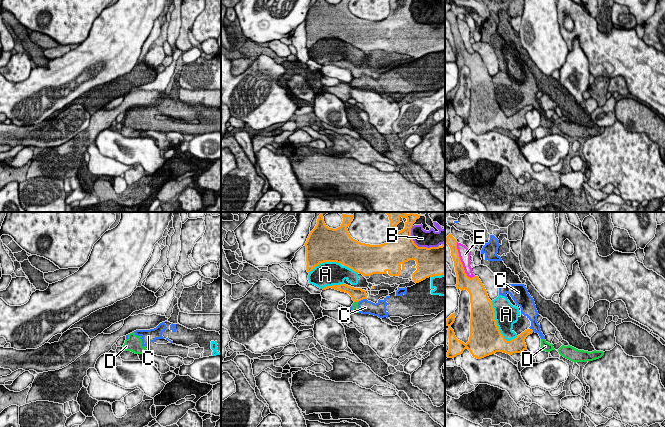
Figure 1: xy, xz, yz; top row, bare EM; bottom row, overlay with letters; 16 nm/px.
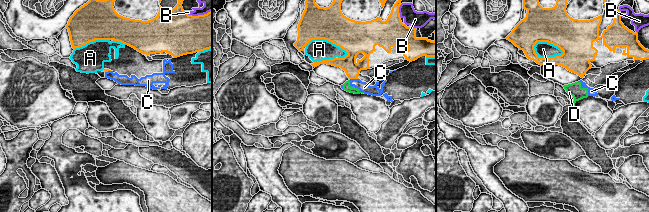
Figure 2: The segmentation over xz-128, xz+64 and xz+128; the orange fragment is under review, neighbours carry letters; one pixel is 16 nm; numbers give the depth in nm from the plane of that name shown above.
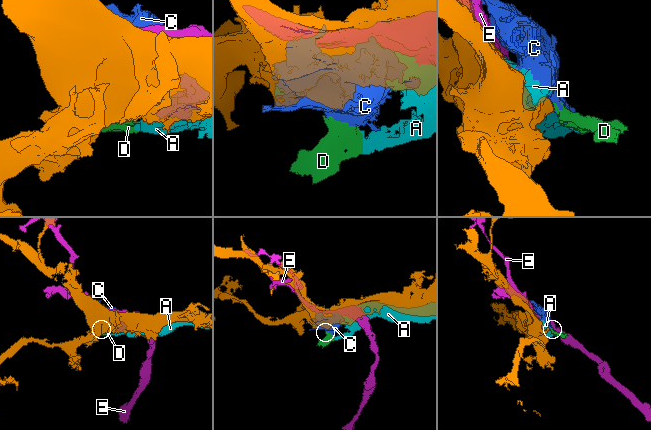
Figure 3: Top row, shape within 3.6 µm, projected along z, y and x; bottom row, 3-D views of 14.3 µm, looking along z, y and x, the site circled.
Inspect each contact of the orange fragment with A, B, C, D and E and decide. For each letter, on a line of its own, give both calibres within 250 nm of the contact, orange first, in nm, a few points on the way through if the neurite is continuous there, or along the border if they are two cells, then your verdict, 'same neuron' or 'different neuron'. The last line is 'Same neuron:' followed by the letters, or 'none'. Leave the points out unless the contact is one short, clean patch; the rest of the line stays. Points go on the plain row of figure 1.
A: 500 nm thick on the orange side, 360 nm on the other; different neuron
B: 420 nm thick on the orange side, 280 nm on the other; different neuron
C: 220 nm thick on the orange side, 220 nm on the other; border along xz (366, 74), (358, 78); different neuron
D: 220 nm thick on the orange side, 120 nm on the other; border along xz (354, 77), (357, 78); different neuron
E: 160 nm thick on the orange side, 190 nm on the other; different neuron
Same neuron: none

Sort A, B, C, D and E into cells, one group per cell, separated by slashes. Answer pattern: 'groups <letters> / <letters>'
groups A C D / B / E

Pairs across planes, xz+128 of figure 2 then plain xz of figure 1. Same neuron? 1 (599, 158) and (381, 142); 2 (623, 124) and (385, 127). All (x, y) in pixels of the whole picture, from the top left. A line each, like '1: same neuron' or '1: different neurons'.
1: same neuron
2: different neurons

